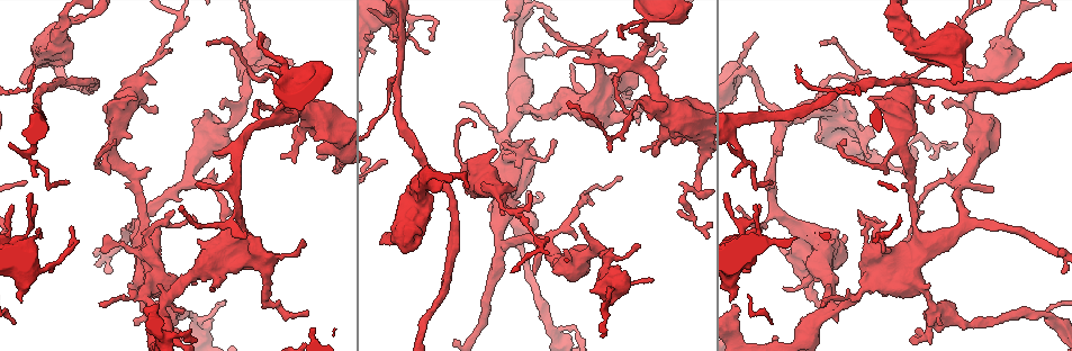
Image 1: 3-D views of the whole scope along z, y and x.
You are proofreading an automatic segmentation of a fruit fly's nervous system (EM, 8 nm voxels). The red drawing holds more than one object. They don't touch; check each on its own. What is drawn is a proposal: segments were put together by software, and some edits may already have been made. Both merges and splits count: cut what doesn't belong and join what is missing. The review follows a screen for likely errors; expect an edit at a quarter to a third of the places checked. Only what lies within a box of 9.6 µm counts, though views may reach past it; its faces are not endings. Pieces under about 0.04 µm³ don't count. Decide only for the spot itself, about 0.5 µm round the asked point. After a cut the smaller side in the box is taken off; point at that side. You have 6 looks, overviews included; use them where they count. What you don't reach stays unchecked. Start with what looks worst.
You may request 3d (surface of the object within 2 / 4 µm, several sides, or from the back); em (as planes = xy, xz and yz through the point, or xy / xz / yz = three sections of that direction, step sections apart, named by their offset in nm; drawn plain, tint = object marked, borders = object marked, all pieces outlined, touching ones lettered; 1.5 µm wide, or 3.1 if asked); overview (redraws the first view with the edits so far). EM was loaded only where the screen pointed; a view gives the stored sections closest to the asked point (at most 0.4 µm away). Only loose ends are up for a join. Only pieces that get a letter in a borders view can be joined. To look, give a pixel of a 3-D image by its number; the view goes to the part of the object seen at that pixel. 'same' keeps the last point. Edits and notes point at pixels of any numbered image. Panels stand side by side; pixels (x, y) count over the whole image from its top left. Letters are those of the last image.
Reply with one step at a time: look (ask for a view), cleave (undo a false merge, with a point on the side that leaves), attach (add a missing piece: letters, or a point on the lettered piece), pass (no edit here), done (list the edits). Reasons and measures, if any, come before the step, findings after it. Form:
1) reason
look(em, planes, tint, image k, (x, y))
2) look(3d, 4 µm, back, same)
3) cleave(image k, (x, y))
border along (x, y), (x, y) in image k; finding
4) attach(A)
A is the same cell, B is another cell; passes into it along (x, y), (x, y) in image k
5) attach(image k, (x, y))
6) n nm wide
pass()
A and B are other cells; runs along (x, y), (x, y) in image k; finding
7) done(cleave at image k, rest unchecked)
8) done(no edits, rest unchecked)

look(em, xy, step 4, borders, image 1, (556, 55))

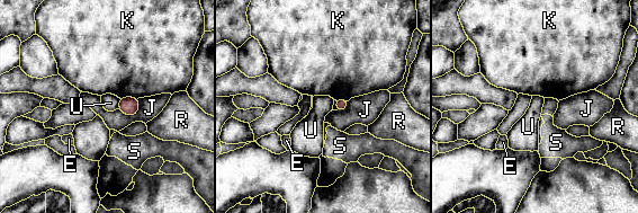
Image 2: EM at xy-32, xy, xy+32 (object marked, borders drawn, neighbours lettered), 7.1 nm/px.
90 nm wide
pass()
E, J, K, R, S and U are other cells; no lettered piece goes on from it

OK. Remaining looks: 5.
branch stops here
look(em, planes, plain, image 1, (37, 205))

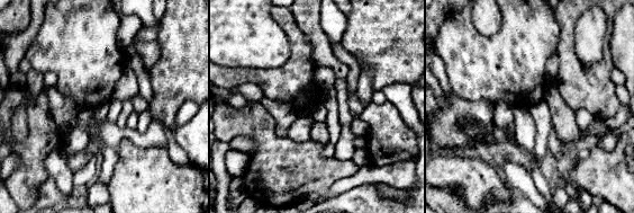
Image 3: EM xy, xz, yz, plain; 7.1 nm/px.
look(em, planes, borders, same)

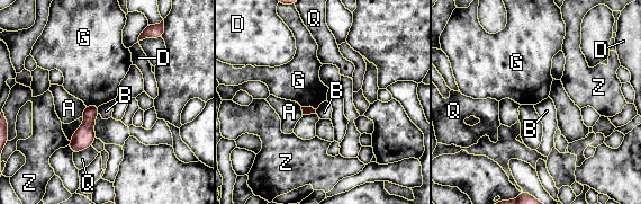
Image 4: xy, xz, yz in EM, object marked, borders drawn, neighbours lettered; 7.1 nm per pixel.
pass()
A, B, D, G, Q and Z are other cells; border along (98, 106), (99, 113) in image 4; no lettered piece goes on from it

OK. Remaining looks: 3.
thick turns thin
look(em, planes, borders, image 1, (827, 275))

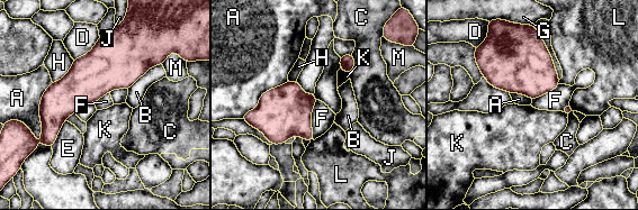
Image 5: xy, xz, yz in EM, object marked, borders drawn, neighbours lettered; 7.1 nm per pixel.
380 nm wide; A touches over 400 nm
pass()
A, B, C, D, E, F, G, H, J, K, L and M are other cells; all the same neuron

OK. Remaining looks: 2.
done(no edits, rest unchecked)

